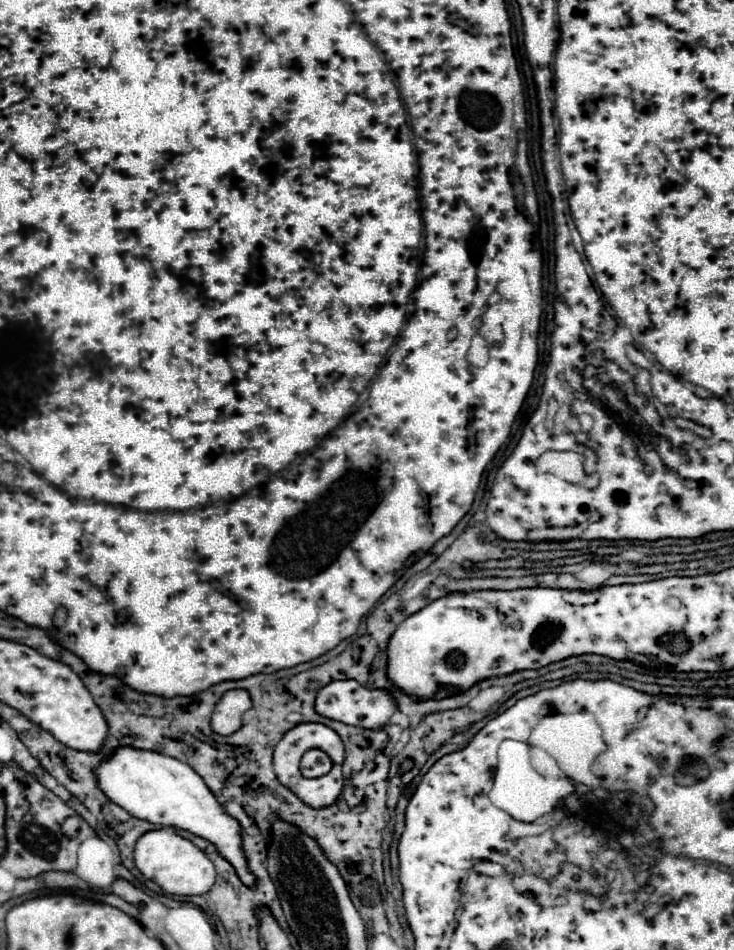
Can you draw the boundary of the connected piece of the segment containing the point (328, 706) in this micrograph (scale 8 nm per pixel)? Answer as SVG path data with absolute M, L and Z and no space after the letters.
M345 679L345 681L331 681L317 693L315 711L321 717L335 719L345 725L355 725L355 727L365 727L365 729L381 729L383 725L387 725L387 721L395 713L395 701L387 695L387 691L381 691L381 689L371 691L353 679Z

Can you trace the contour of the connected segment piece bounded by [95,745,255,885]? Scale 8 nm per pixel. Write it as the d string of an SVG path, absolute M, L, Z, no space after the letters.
M123 745L97 765L95 779L99 789L113 803L123 807L133 817L157 823L161 827L187 829L189 833L211 841L217 851L237 869L241 881L245 885L253 885L255 879L245 865L245 855L241 849L239 823L225 813L205 781L187 763L157 751L137 751Z

